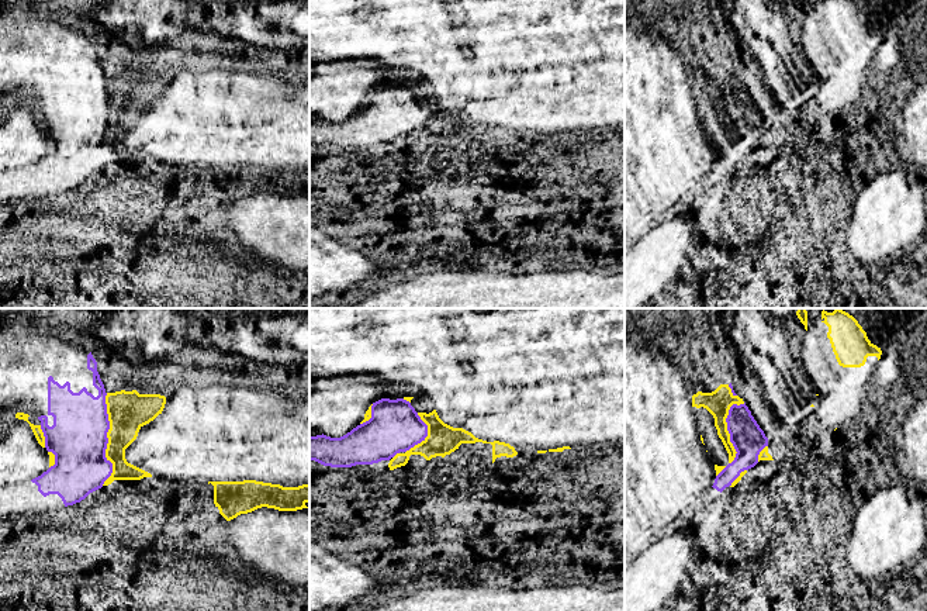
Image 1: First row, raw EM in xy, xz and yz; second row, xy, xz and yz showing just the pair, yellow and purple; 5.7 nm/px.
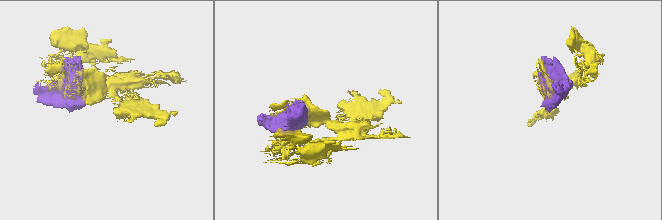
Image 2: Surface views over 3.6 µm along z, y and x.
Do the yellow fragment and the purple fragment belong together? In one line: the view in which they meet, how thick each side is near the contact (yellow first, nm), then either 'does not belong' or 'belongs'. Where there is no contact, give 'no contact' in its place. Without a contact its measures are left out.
meets yellow in xy; 220 nm thick on the yellow side, 320 nm on the other; does not belong

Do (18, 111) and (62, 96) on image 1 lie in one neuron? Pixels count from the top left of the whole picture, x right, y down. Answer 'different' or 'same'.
different

